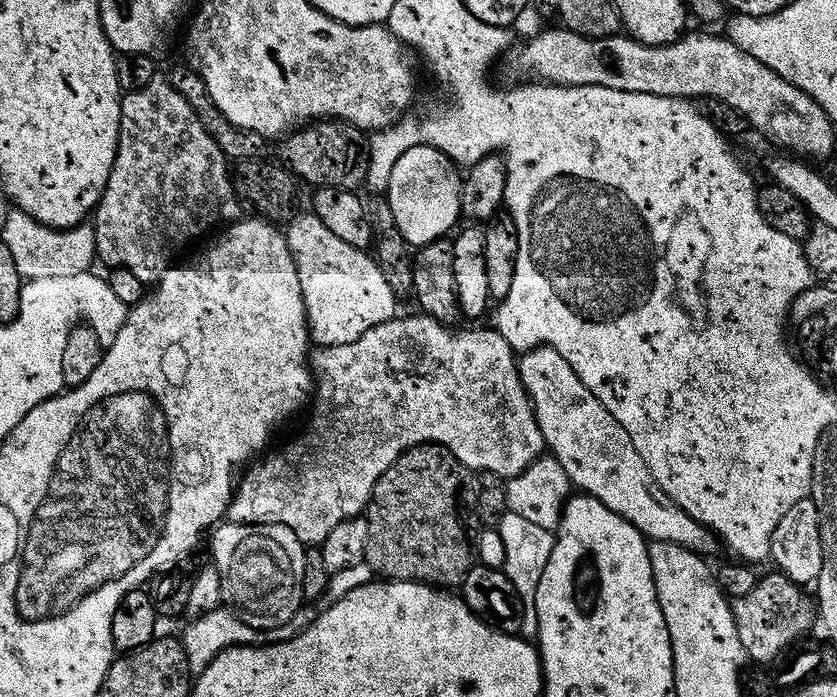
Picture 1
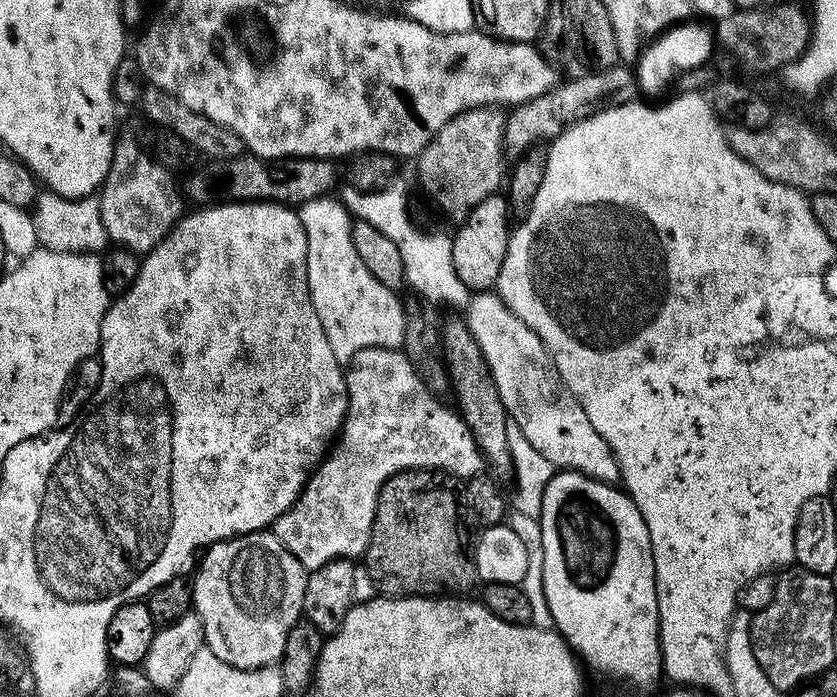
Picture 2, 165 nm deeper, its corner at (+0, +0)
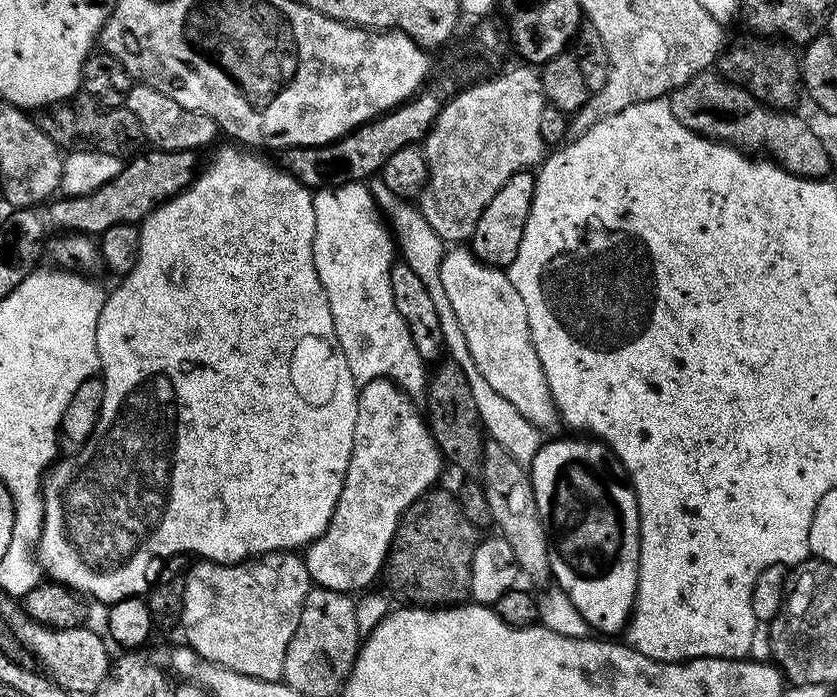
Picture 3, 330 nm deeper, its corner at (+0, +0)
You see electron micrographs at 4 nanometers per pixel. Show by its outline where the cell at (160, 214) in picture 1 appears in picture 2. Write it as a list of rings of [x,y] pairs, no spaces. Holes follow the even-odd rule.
[[[121,135],[116,141],[116,149],[110,162],[110,170],[106,174],[104,183],[98,189],[102,226],[106,226],[109,241],[117,248],[125,248],[137,254],[153,252],[168,233],[175,228],[181,216],[185,215],[185,197],[182,195],[181,185],[171,171],[164,168],[152,155],[151,151],[140,149],[140,144],[132,136]]]

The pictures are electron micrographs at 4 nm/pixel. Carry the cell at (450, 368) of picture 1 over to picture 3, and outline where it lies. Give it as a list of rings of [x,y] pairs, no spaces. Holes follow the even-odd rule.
[[[372,380],[359,389],[358,418],[354,422],[354,450],[350,454],[350,466],[342,494],[338,498],[338,506],[334,506],[334,514],[324,533],[307,545],[302,556],[304,565],[308,567],[308,579],[313,585],[349,594],[367,589],[367,584],[375,576],[381,575],[404,511],[419,496],[429,491],[435,485],[432,483],[439,478],[442,465],[440,447],[429,432],[425,417],[421,413],[419,416],[412,404],[415,404],[413,397],[392,380]]]

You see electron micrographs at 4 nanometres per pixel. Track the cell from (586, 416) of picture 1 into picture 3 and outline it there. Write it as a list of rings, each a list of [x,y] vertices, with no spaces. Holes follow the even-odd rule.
[[[452,246],[442,258],[442,286],[450,298],[450,306],[454,306],[454,314],[458,314],[478,374],[534,427],[547,430],[552,423],[557,423],[556,403],[552,401],[542,362],[538,362],[532,345],[526,306],[518,290],[514,290],[507,271],[483,264],[467,247]]]

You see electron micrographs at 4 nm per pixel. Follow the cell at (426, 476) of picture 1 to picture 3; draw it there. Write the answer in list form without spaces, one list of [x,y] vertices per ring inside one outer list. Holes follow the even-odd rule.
[[[436,491],[425,492],[404,511],[382,569],[383,579],[388,579],[387,591],[393,597],[401,596],[408,606],[455,606],[470,596],[478,529],[464,517],[452,492]]]

